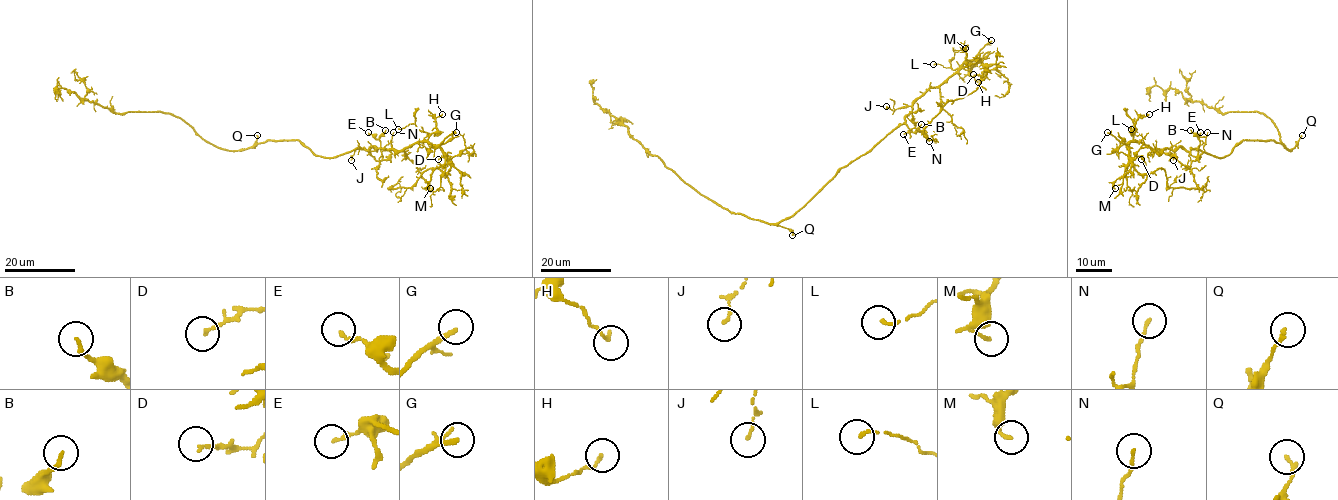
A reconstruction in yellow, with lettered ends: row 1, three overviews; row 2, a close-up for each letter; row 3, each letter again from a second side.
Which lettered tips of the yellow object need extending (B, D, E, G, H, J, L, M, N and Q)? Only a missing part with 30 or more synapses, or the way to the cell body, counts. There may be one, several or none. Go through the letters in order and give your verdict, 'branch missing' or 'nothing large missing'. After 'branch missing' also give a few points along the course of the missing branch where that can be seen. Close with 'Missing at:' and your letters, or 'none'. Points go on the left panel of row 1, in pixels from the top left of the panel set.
B: nothing large missing
D: nothing large missing
E: nothing large missing
G: branch missing
H: nothing large missing
J: nothing large missing
L: nothing large missing
M: nothing large missing
N: nothing large missing
Q: nothing large missing
Missing at: G

